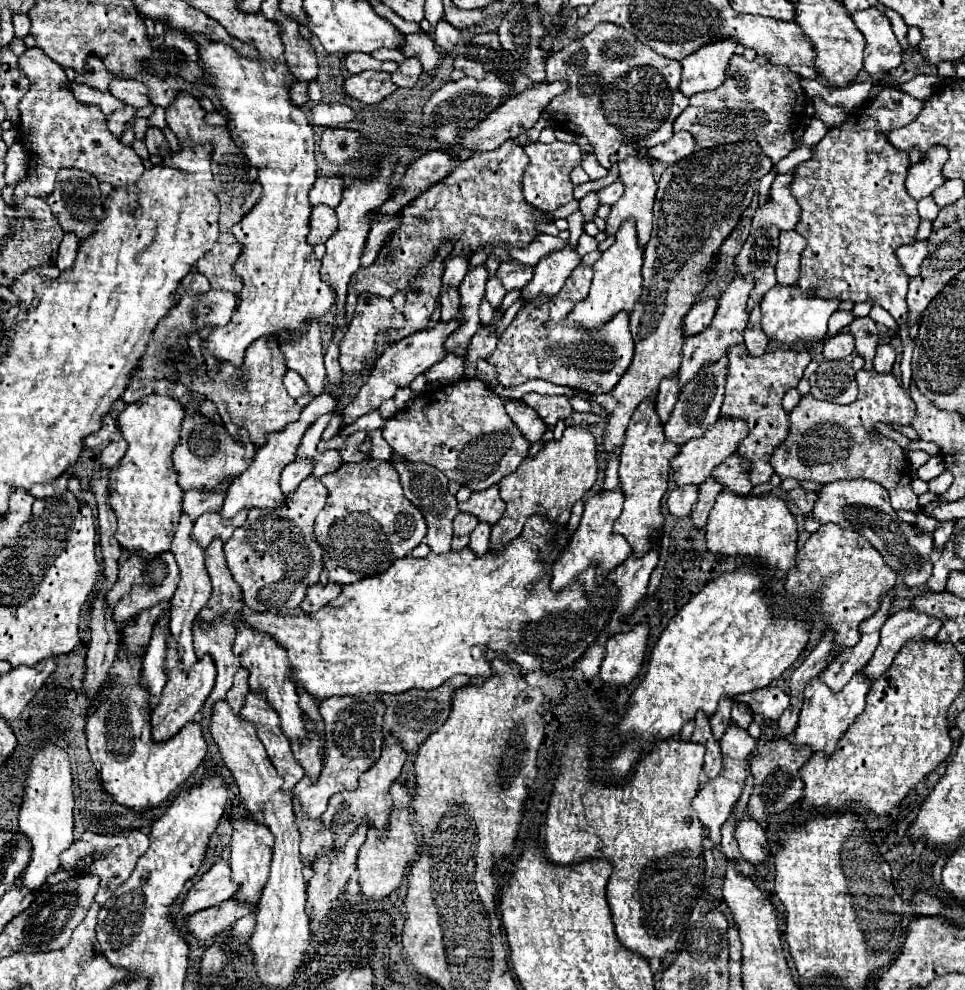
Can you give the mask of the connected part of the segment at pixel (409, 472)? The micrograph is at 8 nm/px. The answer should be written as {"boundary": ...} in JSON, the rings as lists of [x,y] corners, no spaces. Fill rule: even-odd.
{"boundary":[[[391,461],[391,465],[399,473],[405,497],[423,511],[423,517],[427,521],[427,535],[425,535],[427,545],[431,547],[433,553],[447,553],[451,549],[453,539],[453,519],[459,511],[457,499],[447,489],[447,477],[423,461],[405,461],[405,463]]]}

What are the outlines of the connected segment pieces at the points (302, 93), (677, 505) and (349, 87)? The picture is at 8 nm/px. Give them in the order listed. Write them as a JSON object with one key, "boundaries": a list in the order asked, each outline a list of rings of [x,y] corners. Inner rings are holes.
{"boundaries":[[[[297,81],[297,83],[293,83],[293,87],[291,87],[291,99],[293,99],[295,105],[299,105],[299,107],[307,105],[307,101],[309,101],[307,87],[309,87],[307,81],[301,81],[301,83]]],[[[689,485],[689,487],[677,487],[675,491],[671,491],[667,505],[669,505],[669,513],[675,517],[687,517],[691,513],[693,503],[697,501],[697,487]]],[[[363,71],[363,73],[347,77],[345,83],[343,83],[345,95],[359,99],[367,105],[383,101],[395,89],[397,89],[397,85],[391,81],[391,75],[381,73],[381,71]]]]}

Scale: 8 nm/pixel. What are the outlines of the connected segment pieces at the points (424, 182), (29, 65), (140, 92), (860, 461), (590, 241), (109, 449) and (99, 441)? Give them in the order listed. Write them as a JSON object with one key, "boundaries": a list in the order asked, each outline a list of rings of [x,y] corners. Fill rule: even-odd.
{"boundaries":[[[[429,151],[421,155],[405,173],[399,189],[393,191],[391,199],[381,205],[379,213],[375,213],[373,219],[377,219],[379,215],[395,215],[401,207],[409,205],[413,197],[417,197],[431,185],[443,181],[453,171],[453,167],[455,161],[445,151]]],[[[27,49],[19,57],[19,67],[29,75],[31,87],[19,103],[21,111],[21,127],[19,139],[29,151],[29,169],[27,179],[15,187],[15,197],[21,199],[23,195],[37,195],[47,197],[53,191],[55,175],[63,167],[75,167],[89,171],[99,181],[111,183],[113,187],[135,183],[145,167],[137,153],[123,145],[115,135],[109,133],[105,115],[99,107],[79,103],[73,93],[65,87],[67,75],[65,69],[49,59],[41,49]]],[[[113,79],[109,83],[109,93],[115,95],[119,101],[123,101],[125,105],[131,105],[135,109],[149,105],[149,95],[145,91],[145,85],[137,83],[135,79]]],[[[857,371],[859,397],[851,405],[837,405],[819,401],[811,393],[803,395],[797,407],[789,413],[791,431],[785,443],[773,453],[771,465],[781,479],[811,479],[817,483],[833,483],[839,479],[869,479],[883,485],[891,495],[893,509],[919,509],[917,495],[911,489],[911,467],[903,449],[883,437],[875,423],[885,423],[895,430],[894,425],[913,423],[917,407],[907,395],[903,385],[893,373]]],[[[583,231],[581,239],[579,239],[579,253],[585,257],[587,253],[591,253],[591,251],[595,251],[595,249],[597,249],[597,241],[595,241],[595,237],[589,237],[589,235]]],[[[119,439],[119,441],[111,441],[105,449],[103,449],[103,453],[101,453],[101,463],[105,465],[105,467],[115,467],[117,463],[119,463],[119,459],[125,455],[125,447],[127,447],[127,443],[125,443],[125,439]]],[[[107,415],[107,417],[103,419],[101,429],[99,429],[97,433],[93,433],[93,435],[85,437],[85,449],[93,449],[93,447],[107,445],[111,439],[115,439],[115,437],[117,437],[117,433],[119,433],[117,423],[113,421],[113,417],[111,417],[111,415]]]]}

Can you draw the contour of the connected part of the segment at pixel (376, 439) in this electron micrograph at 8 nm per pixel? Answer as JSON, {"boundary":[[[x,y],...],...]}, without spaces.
{"boundary":[[[381,429],[373,431],[373,433],[369,435],[369,439],[371,439],[371,457],[373,457],[373,459],[379,459],[379,461],[389,461],[391,455],[393,455],[393,451],[391,451],[391,447],[385,443]]]}

